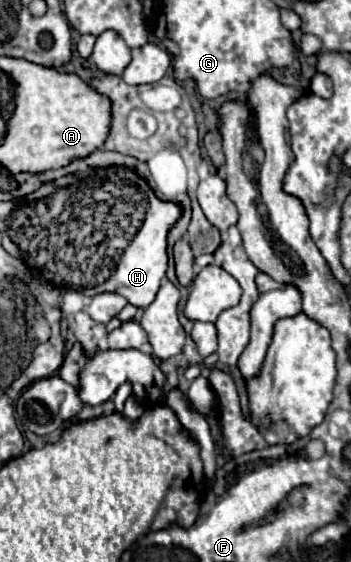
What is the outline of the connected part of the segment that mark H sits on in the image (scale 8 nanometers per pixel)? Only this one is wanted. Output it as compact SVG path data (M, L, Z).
M129 168L129 176L137 176L139 178L137 184L141 184L141 188L145 188L145 194L153 196L153 200L149 200L149 208L147 208L143 226L139 228L139 232L135 234L131 244L125 248L121 262L117 264L117 270L109 278L109 284L105 284L105 288L109 288L109 292L125 296L137 308L147 308L157 296L157 290L161 286L161 278L167 274L167 264L169 264L167 234L181 218L183 208L179 202L165 202L165 200L157 198L153 188L149 186L149 182L143 180L139 174L135 174L135 168Z

